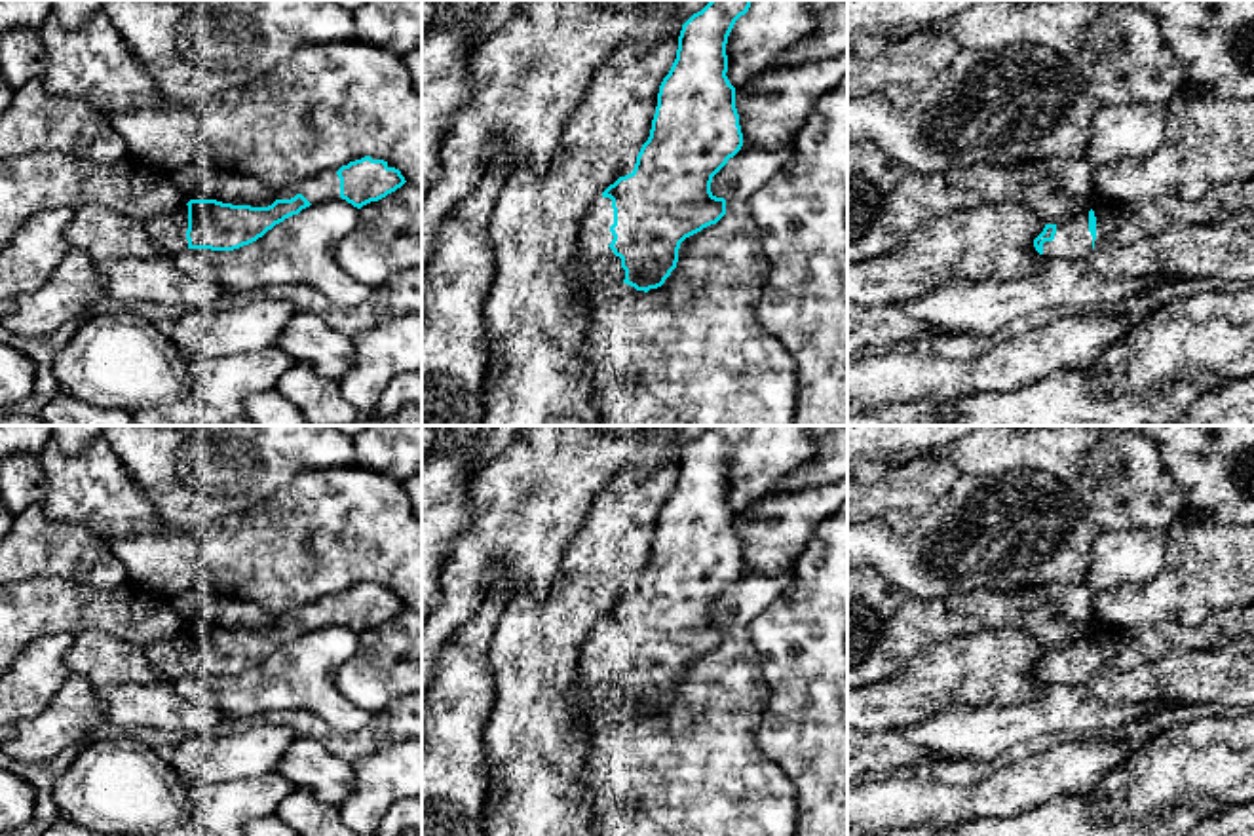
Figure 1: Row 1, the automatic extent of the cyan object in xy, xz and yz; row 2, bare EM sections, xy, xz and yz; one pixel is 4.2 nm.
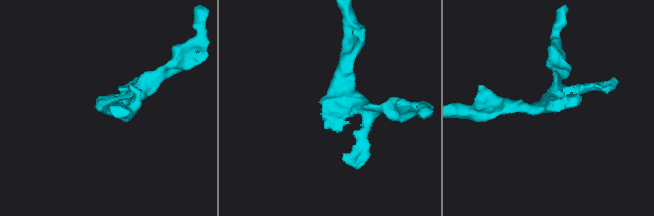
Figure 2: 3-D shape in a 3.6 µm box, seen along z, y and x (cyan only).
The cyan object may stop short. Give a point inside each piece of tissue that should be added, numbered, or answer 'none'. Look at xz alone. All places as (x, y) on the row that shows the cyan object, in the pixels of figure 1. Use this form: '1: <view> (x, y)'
1: xz (597, 263)

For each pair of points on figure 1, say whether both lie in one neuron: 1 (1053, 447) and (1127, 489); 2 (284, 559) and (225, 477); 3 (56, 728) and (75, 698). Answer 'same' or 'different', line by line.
1: same
2: different
3: same

